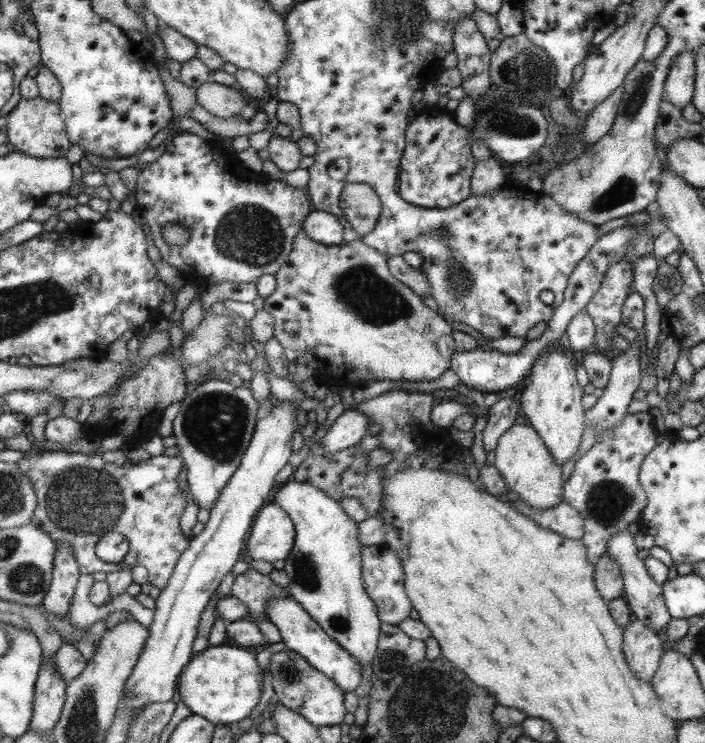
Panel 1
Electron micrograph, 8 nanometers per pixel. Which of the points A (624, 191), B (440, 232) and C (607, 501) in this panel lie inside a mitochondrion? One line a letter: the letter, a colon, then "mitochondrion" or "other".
A: mitochondrion
B: mitochondrion
C: mitochondrion

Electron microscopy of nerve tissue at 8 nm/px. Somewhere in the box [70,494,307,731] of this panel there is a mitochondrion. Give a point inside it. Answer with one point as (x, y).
(287, 671)

